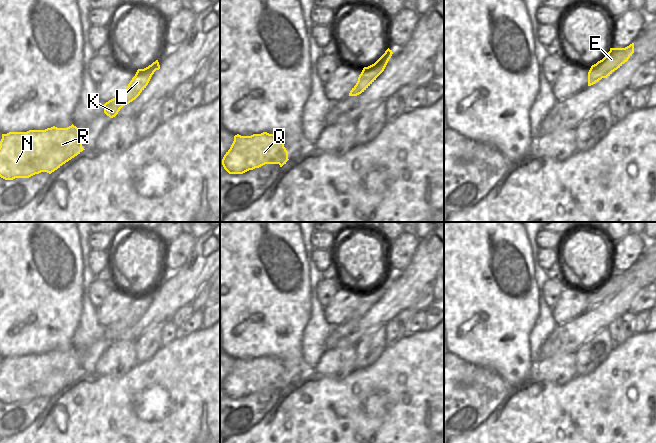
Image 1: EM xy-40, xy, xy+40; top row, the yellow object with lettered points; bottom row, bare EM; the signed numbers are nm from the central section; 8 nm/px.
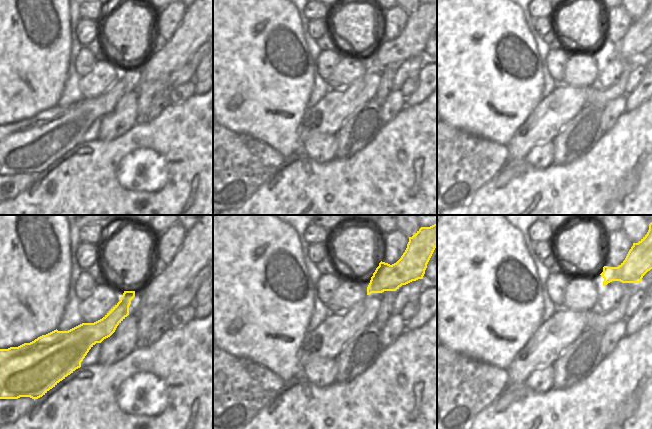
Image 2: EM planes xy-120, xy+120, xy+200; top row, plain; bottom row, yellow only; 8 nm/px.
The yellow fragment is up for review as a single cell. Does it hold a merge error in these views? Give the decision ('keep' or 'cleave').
keep

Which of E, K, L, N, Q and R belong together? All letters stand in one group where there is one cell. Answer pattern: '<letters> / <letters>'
E K L N Q R

